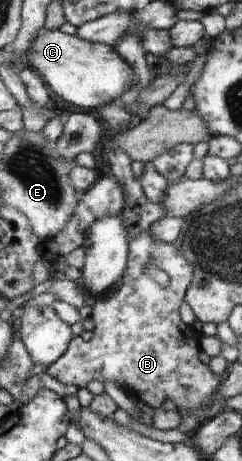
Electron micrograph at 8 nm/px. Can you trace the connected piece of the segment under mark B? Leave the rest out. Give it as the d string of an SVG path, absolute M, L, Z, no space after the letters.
M149 229L142 231L128 244L127 268L118 286L103 298L90 302L90 318L95 323L93 338L85 341L79 335L73 337L63 356L50 364L46 372L61 384L75 384L79 389L87 388L91 380L117 382L130 397L141 399L151 409L160 407L166 398L171 398L177 411L189 411L199 424L207 421L210 398L220 385L219 376L213 374L199 358L201 348L198 331L186 325L179 312L180 306L185 302L184 296L190 287L193 270L192 264L185 260L175 245L158 243L152 239Z

